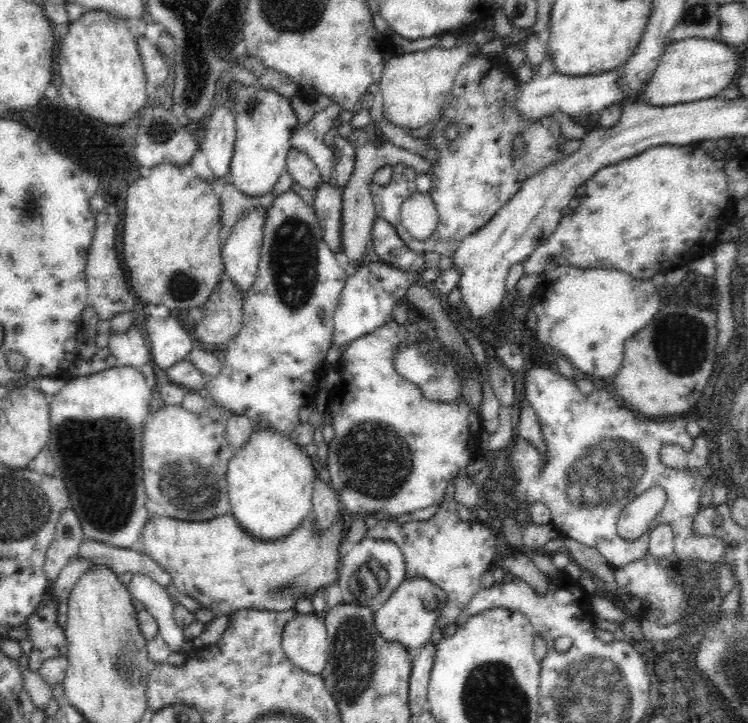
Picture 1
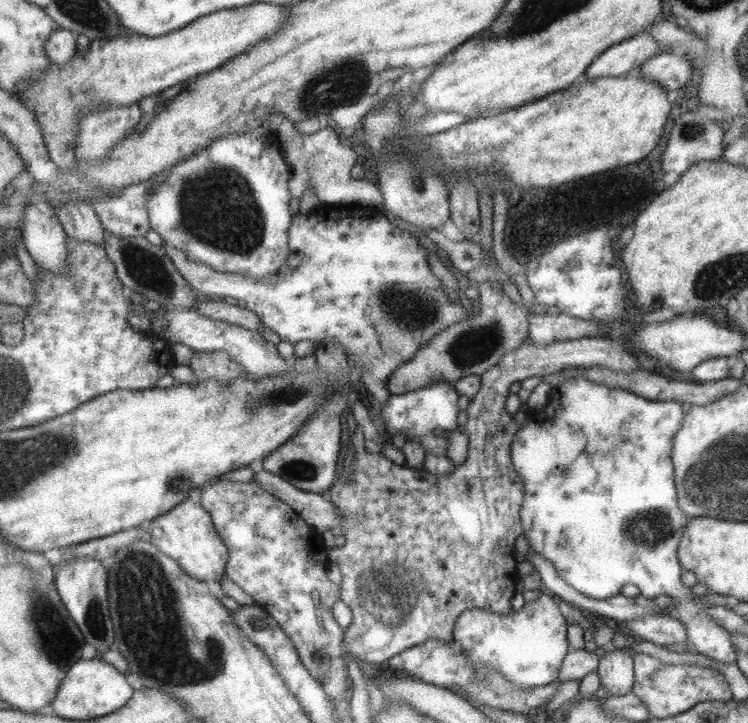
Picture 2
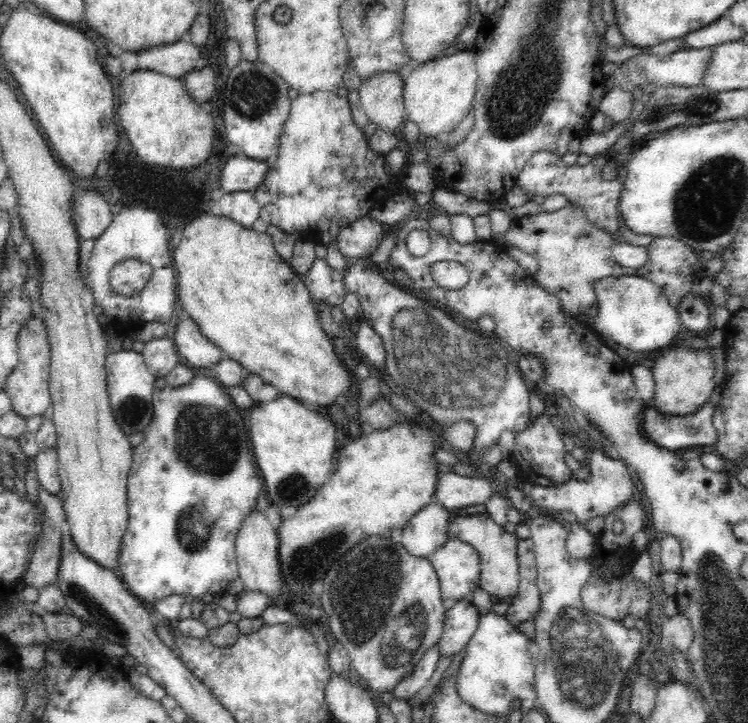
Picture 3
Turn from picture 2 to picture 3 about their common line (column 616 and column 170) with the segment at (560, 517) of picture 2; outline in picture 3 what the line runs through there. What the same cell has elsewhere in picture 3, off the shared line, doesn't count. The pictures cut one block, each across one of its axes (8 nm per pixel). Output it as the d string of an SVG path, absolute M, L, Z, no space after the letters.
M195 375L190 382L178 388L166 387L162 390L154 388L153 420L143 431L144 441L133 448L133 462L127 478L129 522L128 530L126 530L124 540L120 545L118 568L118 574L125 587L148 606L154 601L164 598L164 596L170 596L170 594L182 595L191 600L208 598L223 591L228 582L239 576L234 542L242 518L248 516L256 508L256 496L264 490L264 481L262 481L262 477L258 476L259 471L252 464L250 456L252 444L250 444L248 434L246 434L245 422L242 422L242 418L240 418L240 414L232 402L221 383L203 375Z

